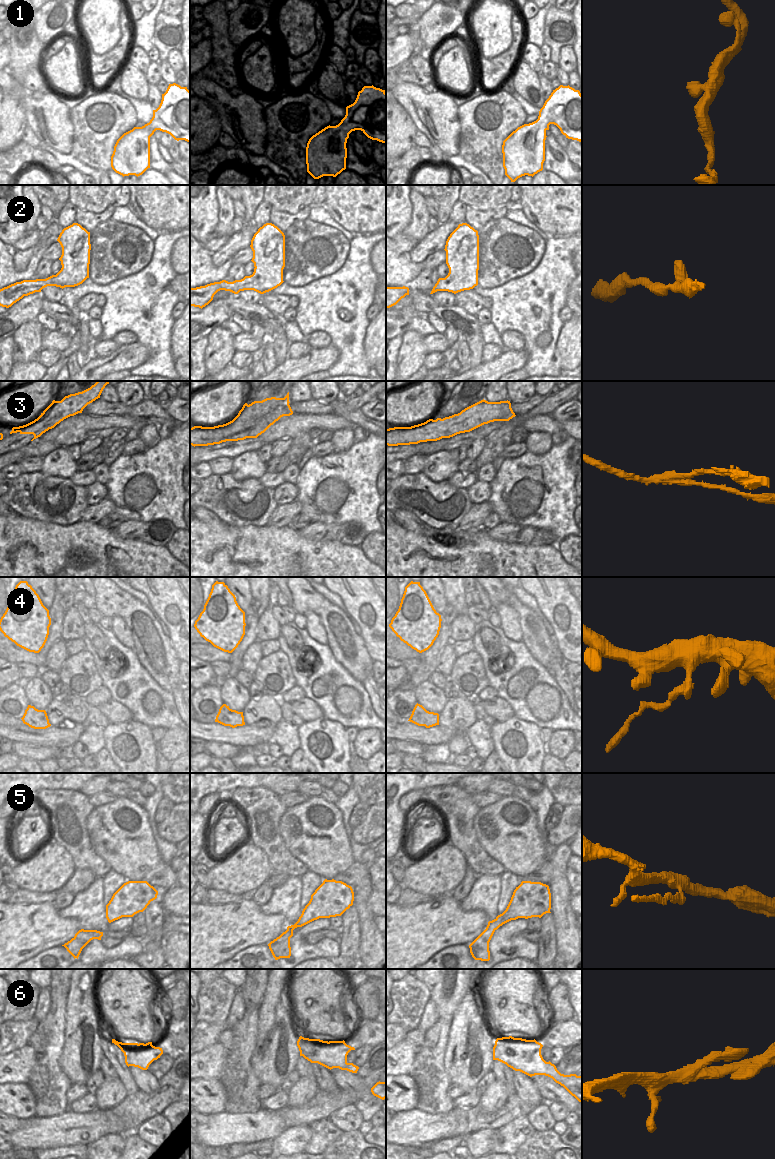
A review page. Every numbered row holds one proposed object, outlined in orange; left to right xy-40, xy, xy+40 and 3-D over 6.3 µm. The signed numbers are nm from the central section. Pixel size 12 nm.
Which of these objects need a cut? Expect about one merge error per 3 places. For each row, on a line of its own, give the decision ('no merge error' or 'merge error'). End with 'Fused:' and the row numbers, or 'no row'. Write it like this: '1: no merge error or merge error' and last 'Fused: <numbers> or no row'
1: no merge error
2: no merge error
3: merge error
4: merge error
5: merge error
6: no merge error
Fused: 3, 4, 5

